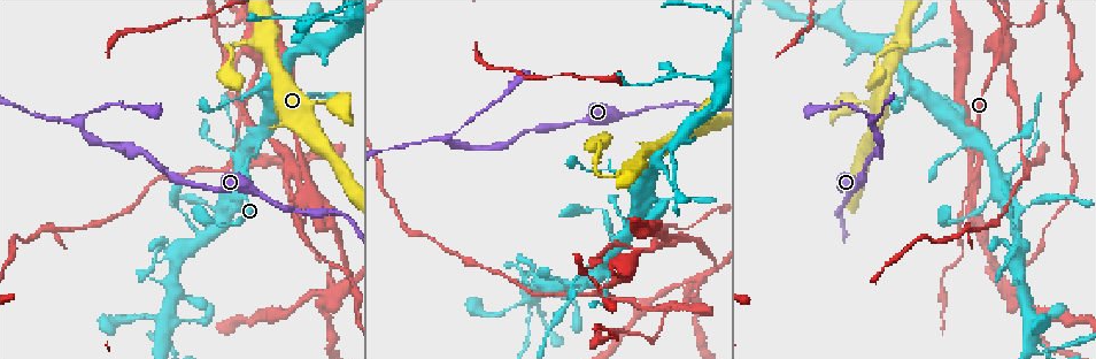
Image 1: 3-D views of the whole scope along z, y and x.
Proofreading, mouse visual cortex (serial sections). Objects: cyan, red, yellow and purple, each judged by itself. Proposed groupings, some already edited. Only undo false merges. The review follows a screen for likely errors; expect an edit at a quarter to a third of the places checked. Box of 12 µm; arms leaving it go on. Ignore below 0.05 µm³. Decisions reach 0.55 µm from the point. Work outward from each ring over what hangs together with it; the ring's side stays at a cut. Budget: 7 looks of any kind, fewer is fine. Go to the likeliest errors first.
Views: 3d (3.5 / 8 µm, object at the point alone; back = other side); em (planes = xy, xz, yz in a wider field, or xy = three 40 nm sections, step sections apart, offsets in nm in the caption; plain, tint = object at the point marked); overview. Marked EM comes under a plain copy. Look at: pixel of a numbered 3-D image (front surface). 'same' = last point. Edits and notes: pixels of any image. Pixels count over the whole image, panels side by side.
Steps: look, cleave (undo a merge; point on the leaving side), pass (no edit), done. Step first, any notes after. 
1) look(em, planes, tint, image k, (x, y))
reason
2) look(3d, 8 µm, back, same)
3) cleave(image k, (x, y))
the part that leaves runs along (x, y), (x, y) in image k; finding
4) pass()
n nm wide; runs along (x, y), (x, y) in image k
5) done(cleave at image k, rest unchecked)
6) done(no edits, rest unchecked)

look(3d, 3.5 µm, image 1, (664, 244))
sharp bend

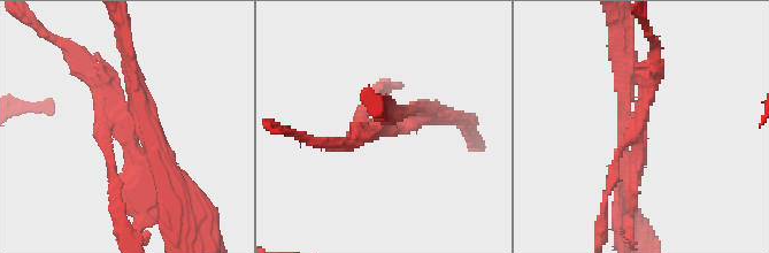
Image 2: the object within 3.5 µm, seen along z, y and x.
look(em, xy, step 2, tint, image 2, (383, 128))
need the tissue

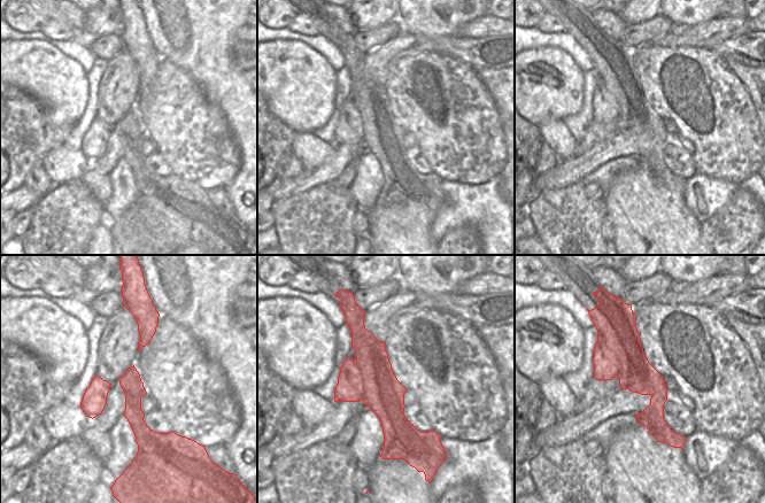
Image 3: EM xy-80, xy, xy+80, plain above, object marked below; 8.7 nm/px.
cleave(image 2, (148, 115))
the part that leaves runs along (112, 92), (130, 145), (171, 184) in image 2; two cells meet here

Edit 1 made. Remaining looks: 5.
look(overview)

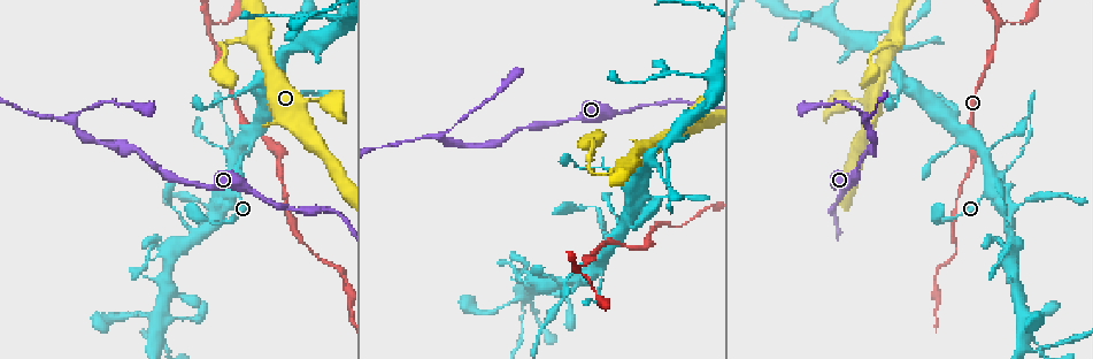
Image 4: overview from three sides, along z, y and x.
look(3d, 3.5 µm, image 4, (867, 122))
three-way junction

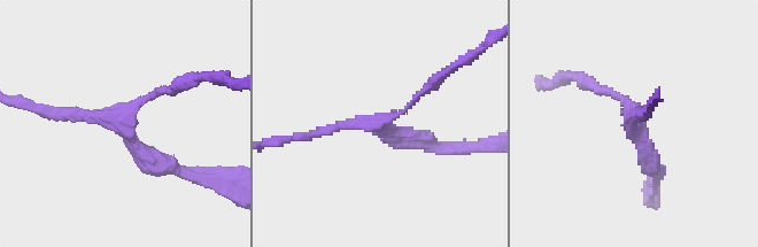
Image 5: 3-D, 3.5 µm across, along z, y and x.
look(em, planes, tint, image 5, (380, 127))
3 arms; arms of 100, 150, 250 nm

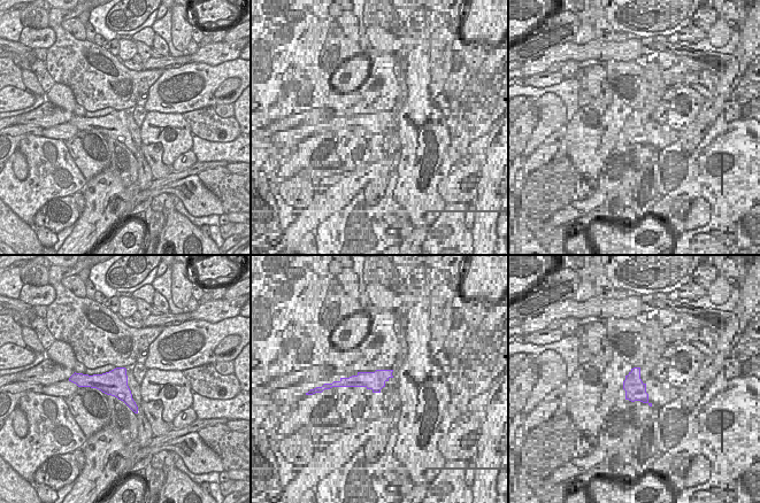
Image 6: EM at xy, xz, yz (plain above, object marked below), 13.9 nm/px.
pass()
360 nm wide; runs along (657, 171), (627, 101), (597, 91) in image 5; all the same cell

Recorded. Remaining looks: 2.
look(3d, 3.5 µm, image 4, (990, 187))
four or more arms meet

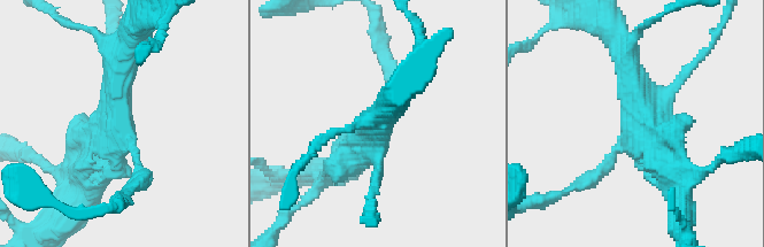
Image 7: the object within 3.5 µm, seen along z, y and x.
look(em, xy, step 5, tint, image 7, (116, 124))

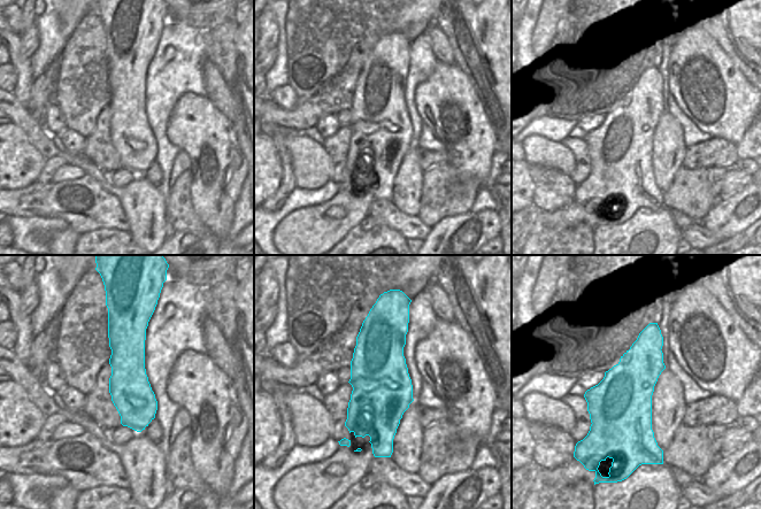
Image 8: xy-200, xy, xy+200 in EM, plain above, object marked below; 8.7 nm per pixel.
pass()
runs along (592, 178), (645, 118), (624, 55) in image 7; all the same cell

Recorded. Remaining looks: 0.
done(cleave at image 2, rest unchecked)

